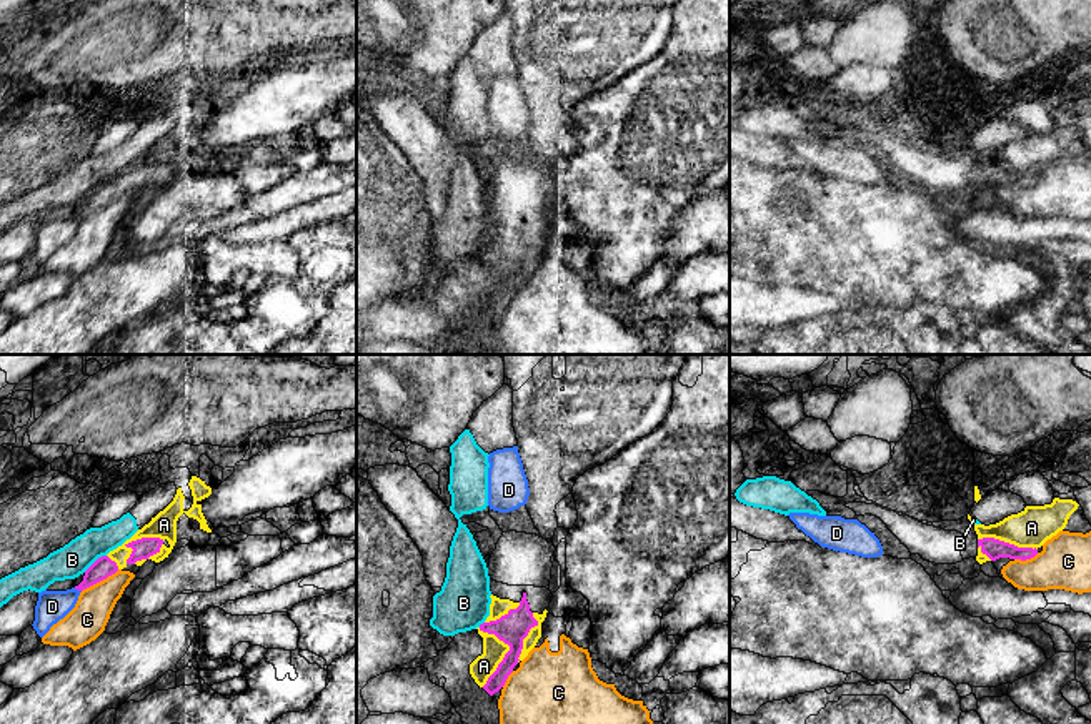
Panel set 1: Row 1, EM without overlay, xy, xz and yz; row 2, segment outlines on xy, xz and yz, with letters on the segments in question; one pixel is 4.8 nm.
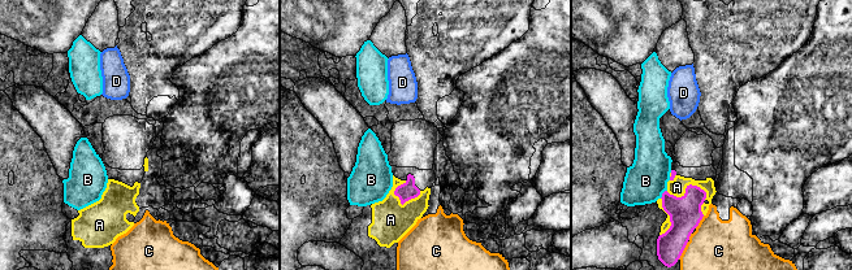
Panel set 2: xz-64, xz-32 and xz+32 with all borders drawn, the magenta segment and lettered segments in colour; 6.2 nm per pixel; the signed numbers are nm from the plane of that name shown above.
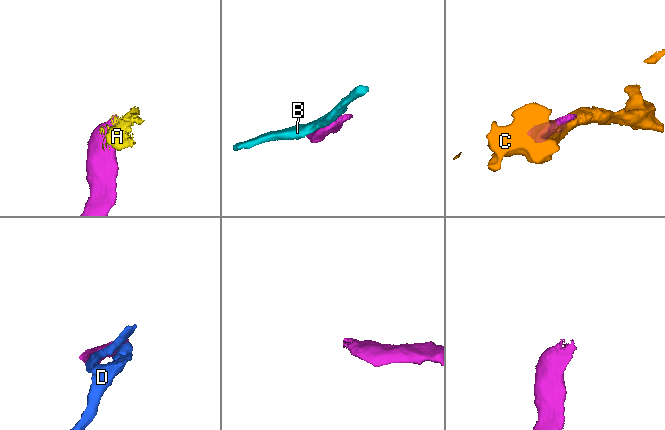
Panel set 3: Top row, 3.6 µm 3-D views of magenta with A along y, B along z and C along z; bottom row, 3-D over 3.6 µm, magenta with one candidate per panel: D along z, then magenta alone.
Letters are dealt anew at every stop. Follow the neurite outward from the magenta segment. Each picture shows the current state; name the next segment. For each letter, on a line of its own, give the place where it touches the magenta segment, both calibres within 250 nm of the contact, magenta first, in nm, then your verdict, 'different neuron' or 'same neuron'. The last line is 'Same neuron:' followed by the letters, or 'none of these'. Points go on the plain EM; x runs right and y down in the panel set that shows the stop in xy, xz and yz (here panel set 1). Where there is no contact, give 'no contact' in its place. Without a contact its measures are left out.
A: contact xz (508, 278); calibres 150 and 110 nm; different neuron
B: contact xy (95, 188); calibres 100 and 160 nm; different neuron
C: contact xy (100, 207); calibres 100 and 180 nm; different neuron
D: contact xy (77, 215); calibres 100 and 150 nm; different neuron
Same neuron: none of these

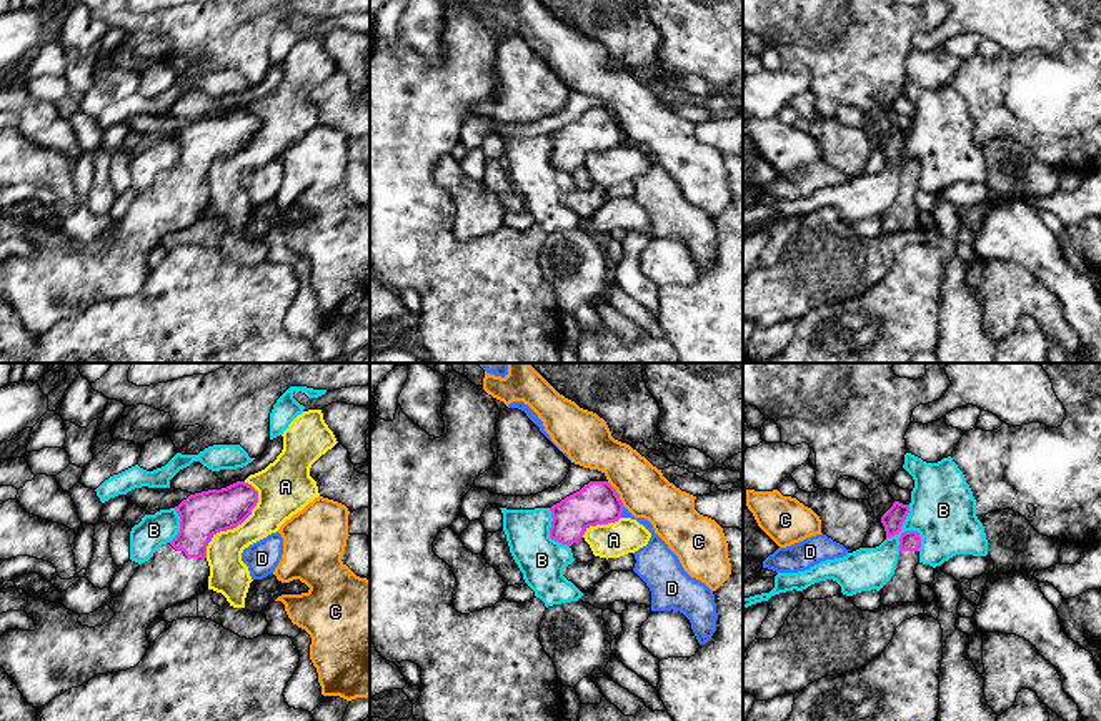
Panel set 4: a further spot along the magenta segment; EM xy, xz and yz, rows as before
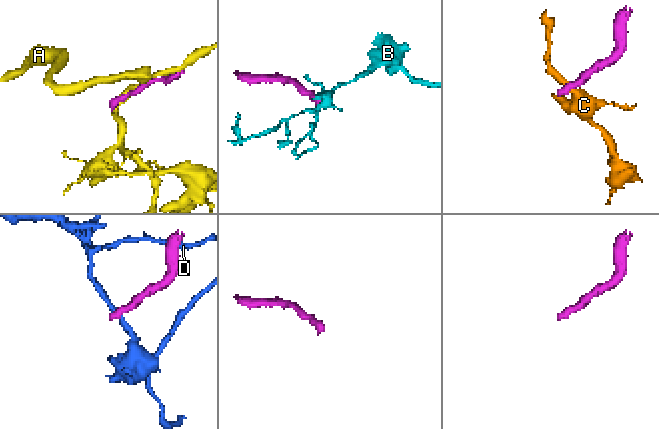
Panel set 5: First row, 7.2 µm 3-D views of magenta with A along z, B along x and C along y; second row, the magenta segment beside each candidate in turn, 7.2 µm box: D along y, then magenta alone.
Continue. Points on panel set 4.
A: contact xy (237, 152); calibres 220 and 220 nm; different neuron
B: contact yz (900, 155); calibres 100 and 320 nm; different neuron
C: contact xz (612, 114); calibres 200 and 240 nm; different neuron
D: contact xz (622, 139); calibres 200 and 110 nm; different neuron
Same neuron: none of these

